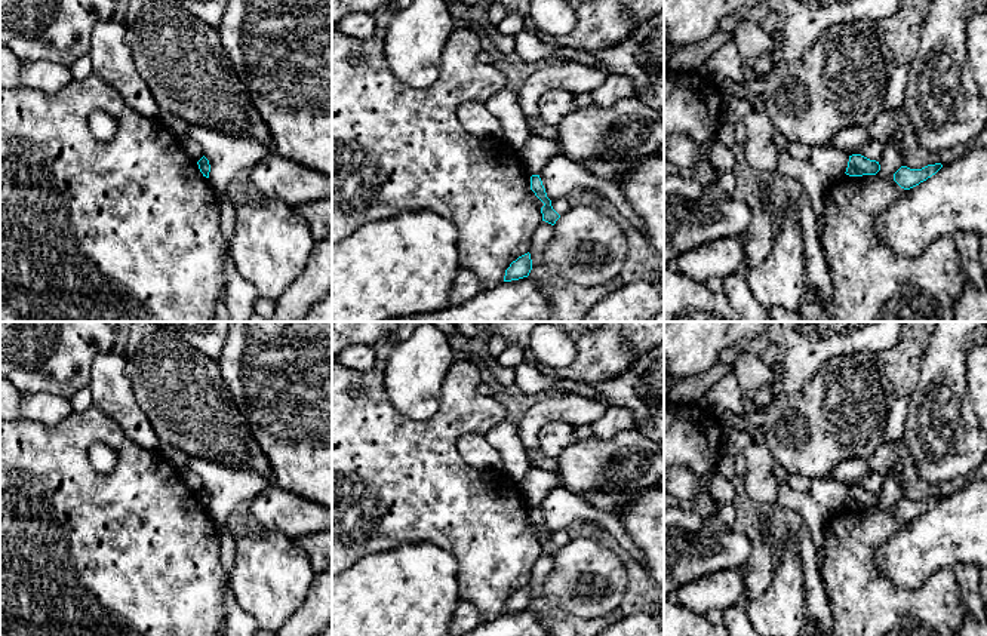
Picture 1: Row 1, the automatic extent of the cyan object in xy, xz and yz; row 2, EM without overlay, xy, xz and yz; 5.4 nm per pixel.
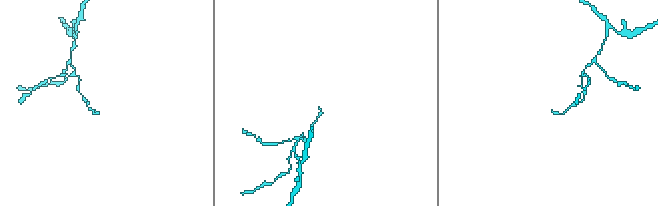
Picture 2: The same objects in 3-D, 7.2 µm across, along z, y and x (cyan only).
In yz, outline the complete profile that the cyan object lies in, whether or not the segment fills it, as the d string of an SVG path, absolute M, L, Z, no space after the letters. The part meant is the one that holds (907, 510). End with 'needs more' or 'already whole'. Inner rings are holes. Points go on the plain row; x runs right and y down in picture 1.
M941 495L935 497L928 497L922 501L910 501L907 498L901 498L895 506L894 506L894 513L904 522L910 522L920 514L926 513L932 507L935 507L940 501L943 500Z; already whole

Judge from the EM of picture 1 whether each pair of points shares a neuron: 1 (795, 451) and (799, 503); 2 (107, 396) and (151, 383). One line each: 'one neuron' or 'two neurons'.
1: two neurons
2: two neurons

